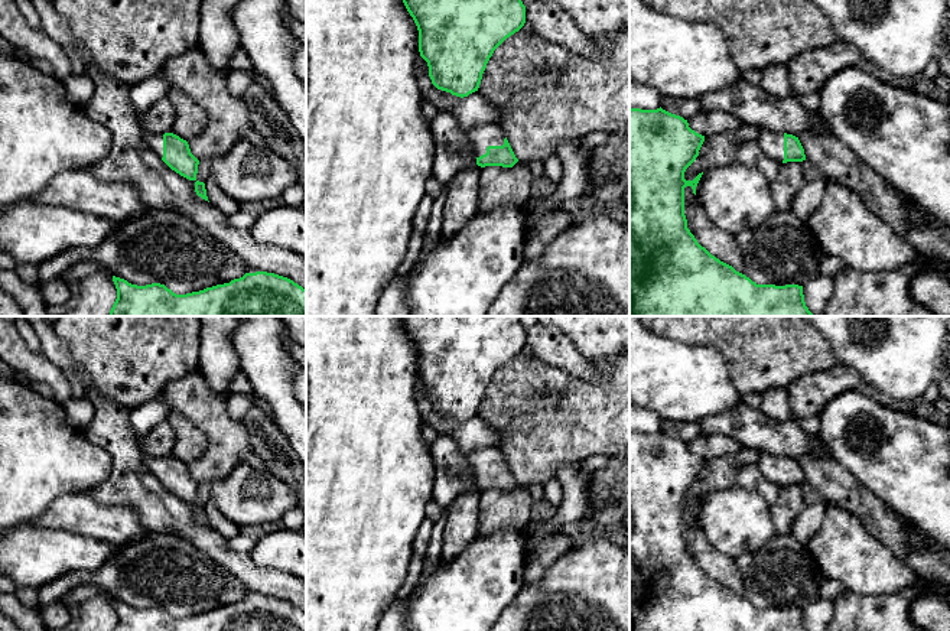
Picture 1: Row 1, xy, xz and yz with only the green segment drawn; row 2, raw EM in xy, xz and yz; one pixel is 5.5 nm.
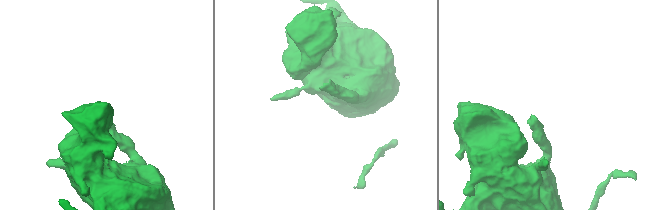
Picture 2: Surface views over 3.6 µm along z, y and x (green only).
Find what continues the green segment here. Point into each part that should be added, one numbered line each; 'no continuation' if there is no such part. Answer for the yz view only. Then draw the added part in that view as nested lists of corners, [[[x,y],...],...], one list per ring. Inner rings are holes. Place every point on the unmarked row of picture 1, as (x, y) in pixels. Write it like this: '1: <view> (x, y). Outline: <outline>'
1: yz (771, 467). Outline: [[[761,452],[758,466],[762,475],[778,488],[784,484],[784,456]]]

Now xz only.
1: xz (488, 458). Outline: [[[495,446],[474,451],[466,455],[466,459],[476,481],[485,478],[488,469],[502,469],[505,462],[502,452]]]

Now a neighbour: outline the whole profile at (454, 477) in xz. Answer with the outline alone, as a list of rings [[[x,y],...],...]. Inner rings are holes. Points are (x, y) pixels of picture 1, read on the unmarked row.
[[[439,436],[430,445],[430,456],[435,469],[432,501],[448,508],[459,495],[476,489],[466,455],[452,438]]]

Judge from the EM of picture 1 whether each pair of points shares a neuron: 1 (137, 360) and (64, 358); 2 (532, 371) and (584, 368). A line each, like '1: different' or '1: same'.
1: different
2: different

